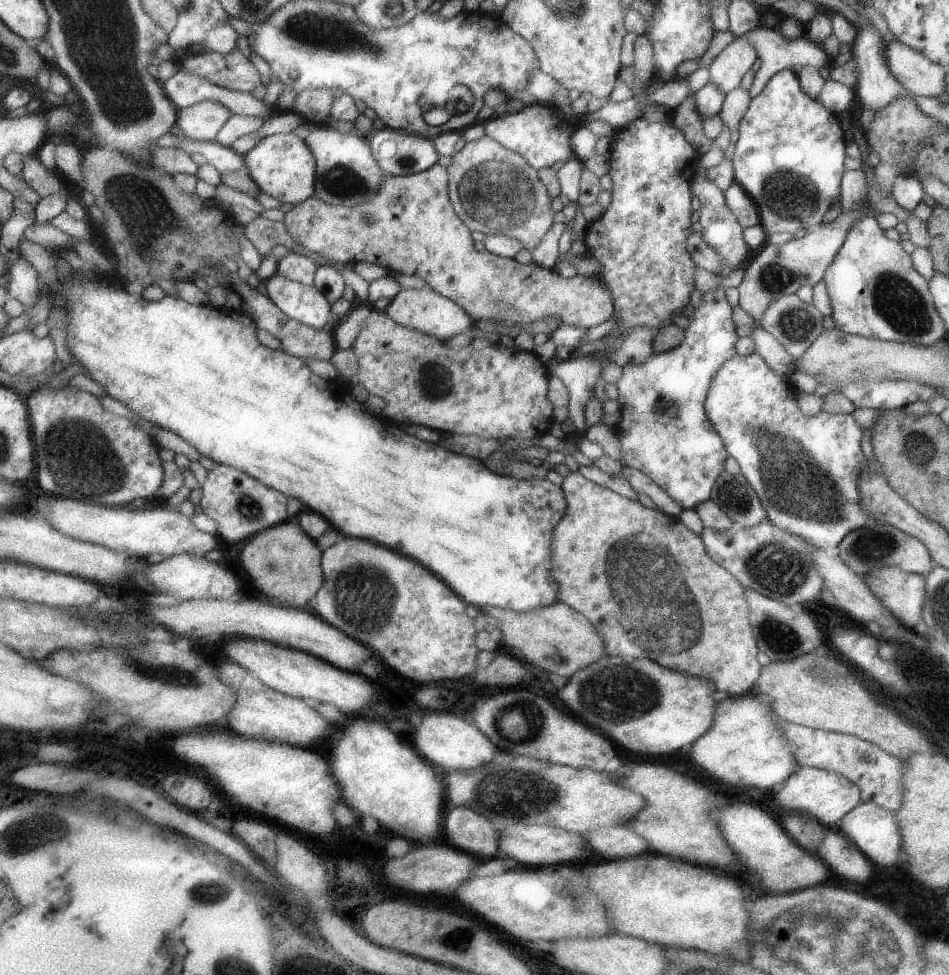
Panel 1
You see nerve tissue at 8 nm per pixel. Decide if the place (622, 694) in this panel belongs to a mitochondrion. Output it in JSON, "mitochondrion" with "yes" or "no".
{"mitochondrion":"yes"}

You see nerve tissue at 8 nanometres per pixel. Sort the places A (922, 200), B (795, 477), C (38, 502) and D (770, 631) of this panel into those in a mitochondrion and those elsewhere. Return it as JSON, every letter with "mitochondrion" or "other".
{"A":"other","B":"mitochondrion","C":"other","D":"mitochondrion"}

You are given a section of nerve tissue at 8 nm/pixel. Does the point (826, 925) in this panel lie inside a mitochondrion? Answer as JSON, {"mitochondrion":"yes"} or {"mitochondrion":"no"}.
{"mitochondrion":"yes"}

